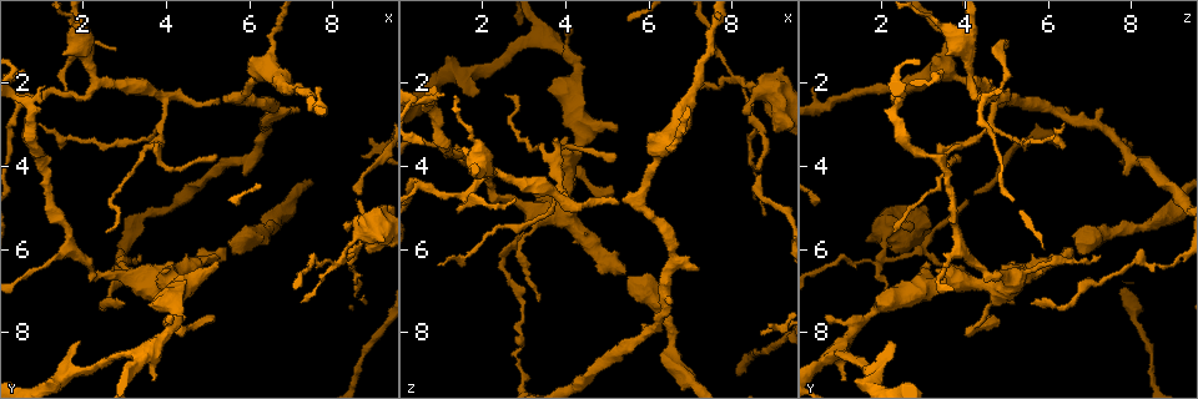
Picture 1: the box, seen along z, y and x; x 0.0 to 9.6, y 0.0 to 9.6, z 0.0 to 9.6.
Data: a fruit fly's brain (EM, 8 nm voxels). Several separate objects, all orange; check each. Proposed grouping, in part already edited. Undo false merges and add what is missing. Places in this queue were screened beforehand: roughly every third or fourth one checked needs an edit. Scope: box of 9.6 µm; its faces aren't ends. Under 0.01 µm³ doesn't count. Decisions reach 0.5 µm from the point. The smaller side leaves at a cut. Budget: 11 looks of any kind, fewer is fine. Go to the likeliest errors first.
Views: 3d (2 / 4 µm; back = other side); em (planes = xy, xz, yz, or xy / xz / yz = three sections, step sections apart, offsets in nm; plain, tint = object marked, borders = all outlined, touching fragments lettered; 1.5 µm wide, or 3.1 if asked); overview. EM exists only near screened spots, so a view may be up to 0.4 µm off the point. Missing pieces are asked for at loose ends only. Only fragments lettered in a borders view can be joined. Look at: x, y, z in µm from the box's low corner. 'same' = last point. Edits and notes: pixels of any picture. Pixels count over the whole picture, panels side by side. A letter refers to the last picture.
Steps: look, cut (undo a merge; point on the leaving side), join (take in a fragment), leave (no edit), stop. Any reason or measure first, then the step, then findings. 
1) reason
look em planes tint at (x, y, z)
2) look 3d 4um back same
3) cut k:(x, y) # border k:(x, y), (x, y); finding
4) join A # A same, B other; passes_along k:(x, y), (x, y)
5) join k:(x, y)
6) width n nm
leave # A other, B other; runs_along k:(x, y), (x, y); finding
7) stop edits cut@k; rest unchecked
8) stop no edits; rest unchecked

looks like a crossing
look 3d 2um at (8.25, 6.20, 2.00)

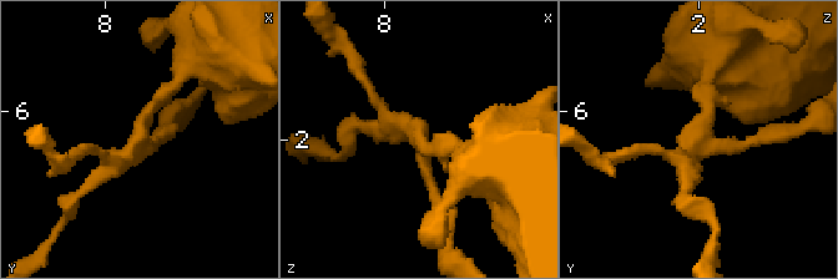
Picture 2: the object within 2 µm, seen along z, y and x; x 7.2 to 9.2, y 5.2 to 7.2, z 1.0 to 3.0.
arms 4
look em planes borders at (8.28, 6.22, 2.02)

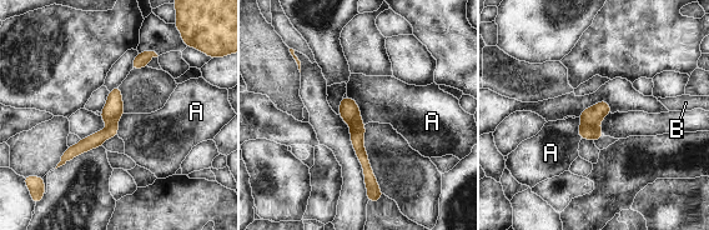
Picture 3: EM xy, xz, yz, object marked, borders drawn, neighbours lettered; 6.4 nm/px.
cut 3:(586, 133) # A other, B other; part_leaving 3:(360, 125), (358, 149), (372, 196); two neurons meet here

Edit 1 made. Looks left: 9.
branch stops here
look 3d 2um at (8.65, 3.80, 8.05)

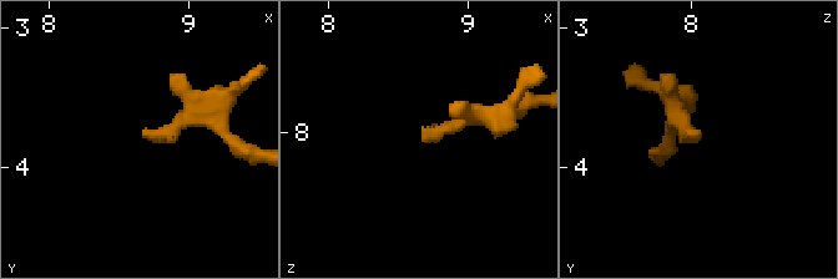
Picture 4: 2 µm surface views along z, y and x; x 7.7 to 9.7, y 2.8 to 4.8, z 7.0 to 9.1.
look em planes borders at (8.72, 3.76, 8.08)

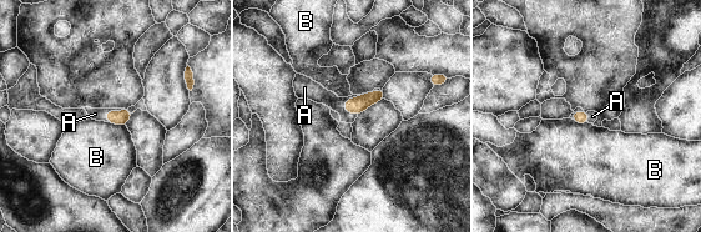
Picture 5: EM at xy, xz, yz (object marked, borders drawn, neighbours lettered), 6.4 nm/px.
join A # A same, B other; it goes on there

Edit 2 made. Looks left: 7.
look overview

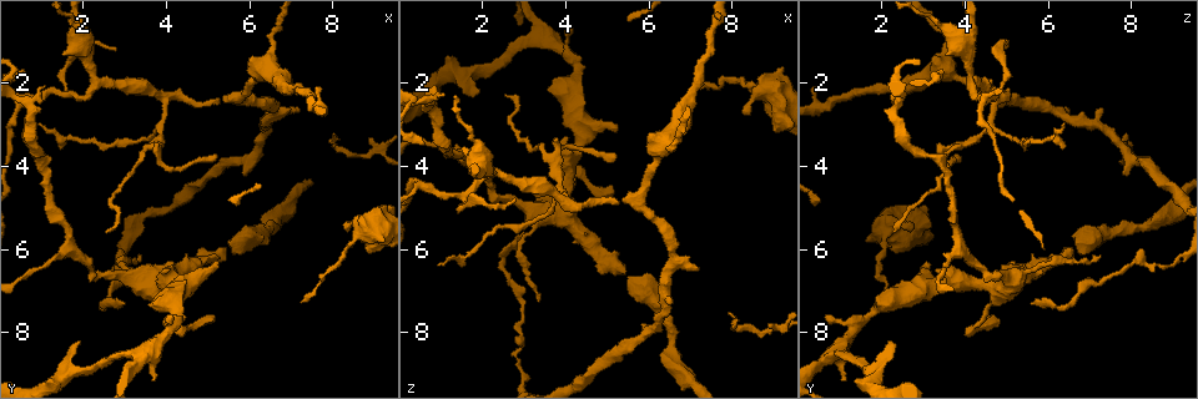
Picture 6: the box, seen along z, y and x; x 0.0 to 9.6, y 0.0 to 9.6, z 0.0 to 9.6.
branch stops here
look em planes borders at (0.90, 3.00, 6.35)

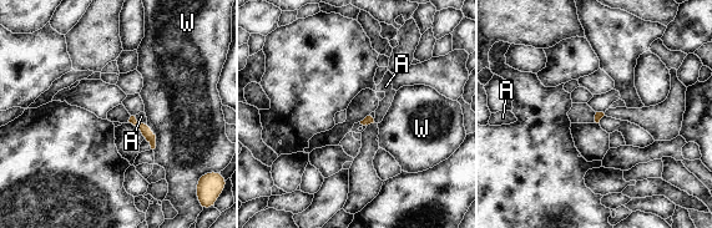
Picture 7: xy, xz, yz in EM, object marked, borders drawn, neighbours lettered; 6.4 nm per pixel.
leave # A other, W other; no lettered fragment goes on from it

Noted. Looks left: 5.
an open end
look em planes borders at (4.20, 7.55, 0.70)

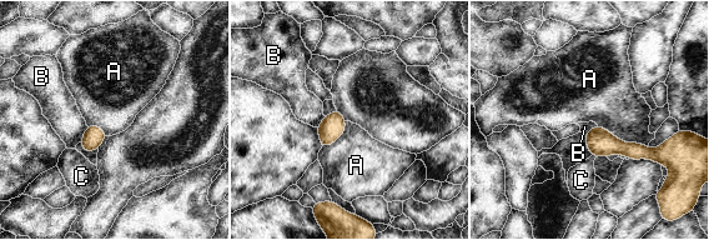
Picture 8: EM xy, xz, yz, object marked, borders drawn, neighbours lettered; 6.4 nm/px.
leave # A other, B other, C other; border 8:(597, 124), (648, 148); none of them fits

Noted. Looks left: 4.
stop edits cut@3, join@5; rest unchecked

